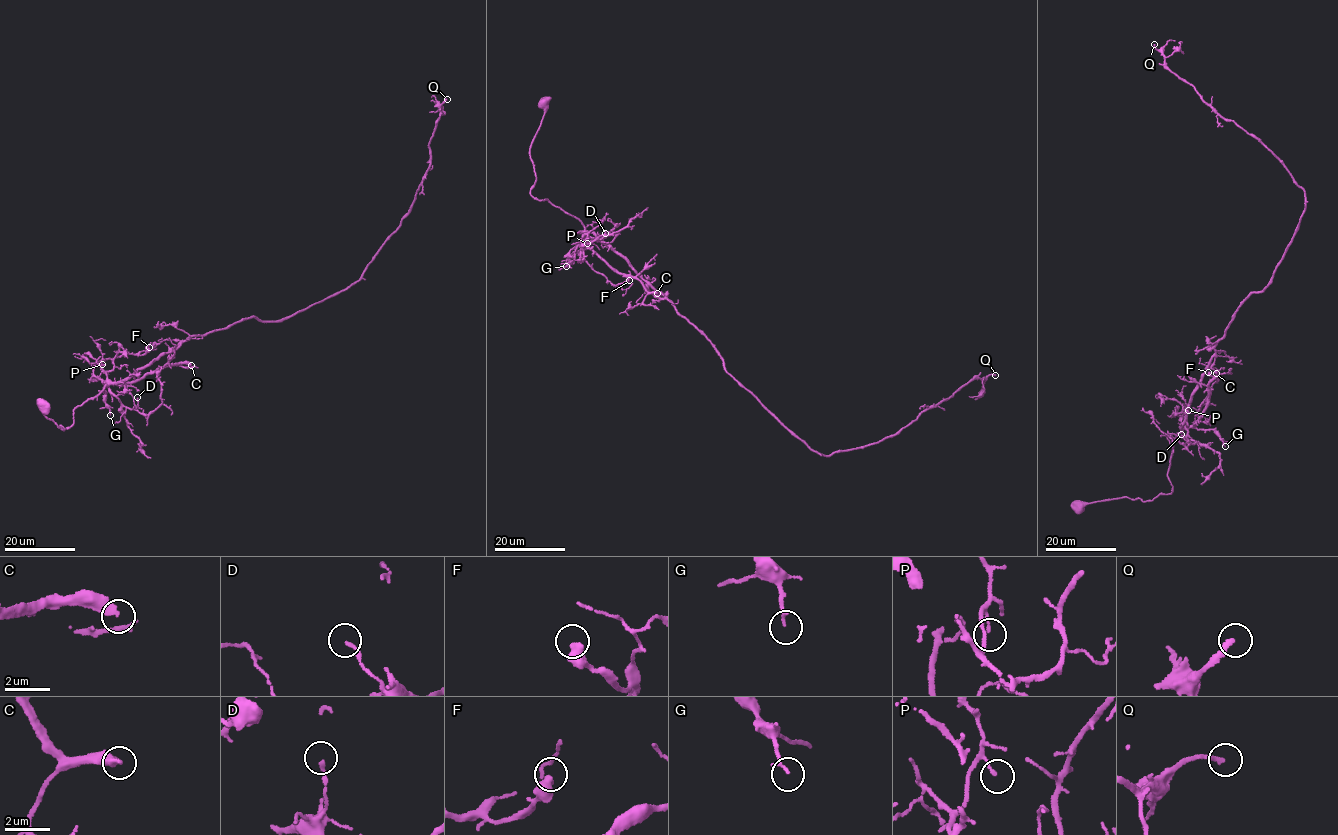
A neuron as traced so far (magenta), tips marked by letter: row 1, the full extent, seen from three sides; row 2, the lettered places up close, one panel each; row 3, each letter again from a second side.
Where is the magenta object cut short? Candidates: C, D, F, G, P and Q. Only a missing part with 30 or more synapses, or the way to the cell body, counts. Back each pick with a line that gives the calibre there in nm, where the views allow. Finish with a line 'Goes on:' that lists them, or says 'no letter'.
C: 340 nm
Q: 220 nm
Goes on: C, Q

